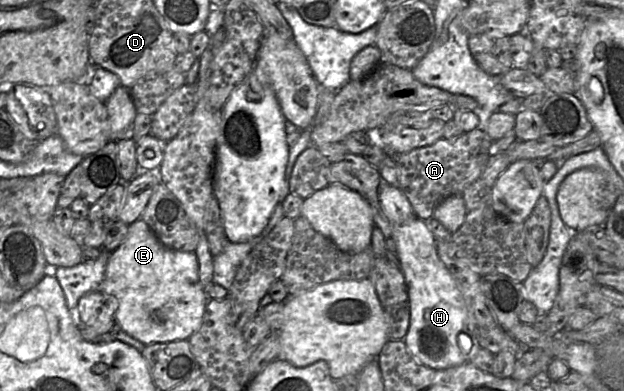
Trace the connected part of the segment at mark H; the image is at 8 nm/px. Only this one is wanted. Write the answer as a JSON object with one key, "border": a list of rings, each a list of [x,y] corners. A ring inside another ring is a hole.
{"border":[[[381,176],[378,197],[392,226],[391,237],[409,296],[410,322],[403,339],[409,353],[419,363],[435,370],[467,363],[482,347],[467,327],[466,304],[455,279],[438,256],[433,233],[415,213],[401,189],[387,184]],[[461,331],[472,337],[469,353],[461,352],[458,346],[457,338]]]}

